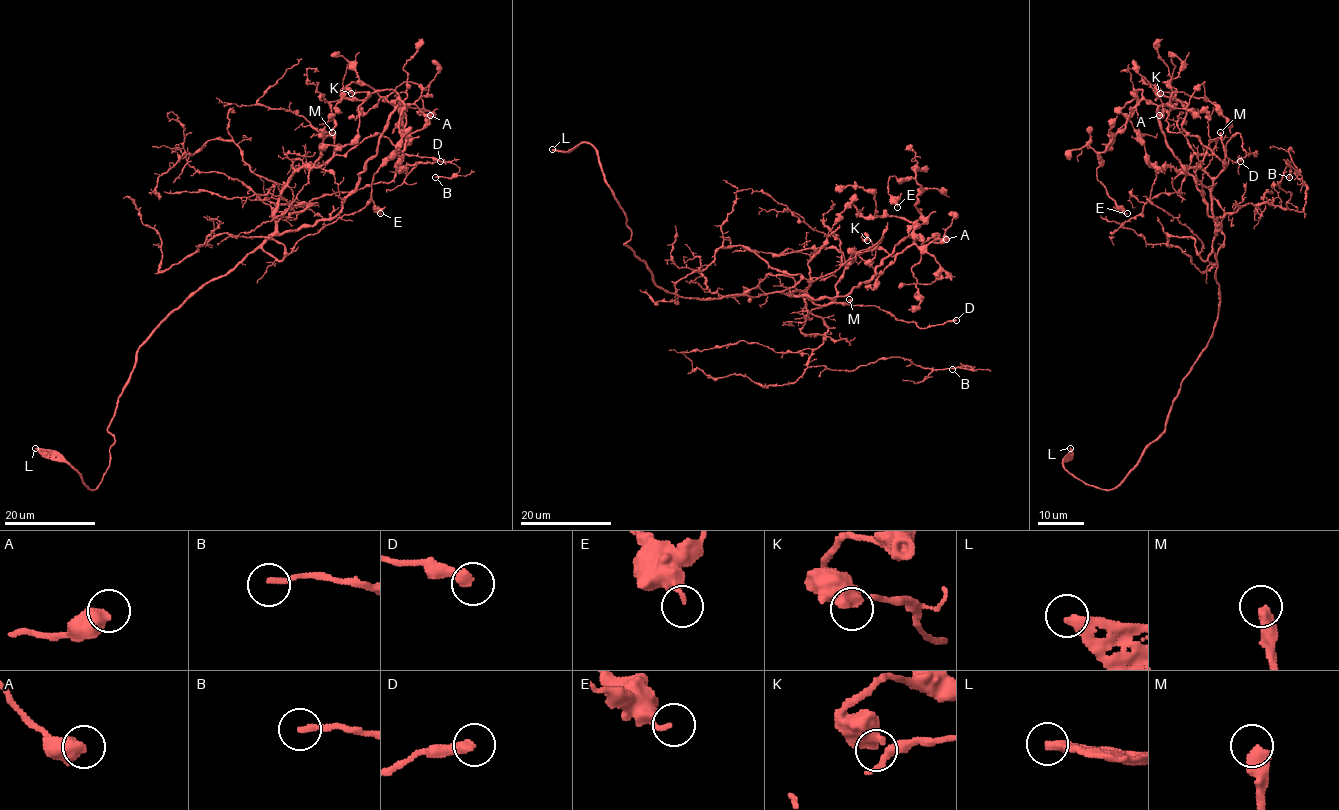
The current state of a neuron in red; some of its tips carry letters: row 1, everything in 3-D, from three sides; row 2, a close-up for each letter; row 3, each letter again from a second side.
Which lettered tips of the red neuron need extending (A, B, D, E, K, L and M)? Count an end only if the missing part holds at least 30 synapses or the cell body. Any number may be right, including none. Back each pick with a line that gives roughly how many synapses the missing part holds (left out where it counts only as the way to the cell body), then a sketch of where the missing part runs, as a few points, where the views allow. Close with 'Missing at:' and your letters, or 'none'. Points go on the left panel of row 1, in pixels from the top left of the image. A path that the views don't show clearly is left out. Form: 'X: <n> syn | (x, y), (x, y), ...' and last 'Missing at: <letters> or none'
L: (35, 448), (21, 445), (8, 426)
M: 50 syn | (332, 132), (335, 120), (322, 91), (329, 81), (334, 61)
Missing at: L, M

